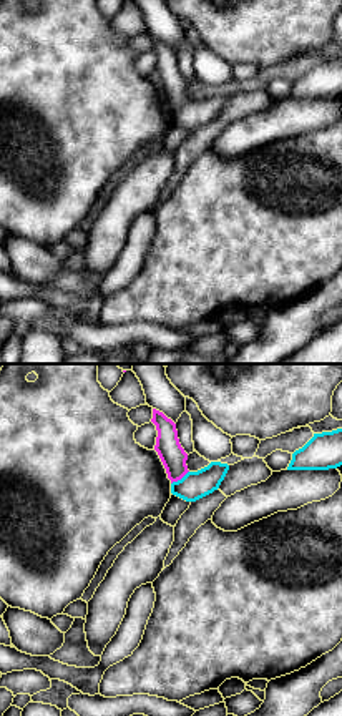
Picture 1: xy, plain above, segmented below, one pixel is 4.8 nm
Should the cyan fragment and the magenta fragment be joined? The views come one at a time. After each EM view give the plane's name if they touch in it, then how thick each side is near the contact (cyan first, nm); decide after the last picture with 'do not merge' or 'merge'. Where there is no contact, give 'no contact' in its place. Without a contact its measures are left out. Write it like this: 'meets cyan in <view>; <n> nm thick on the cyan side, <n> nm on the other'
meets cyan in xy; 140 nm thick on the cyan side, 120 nm on the other

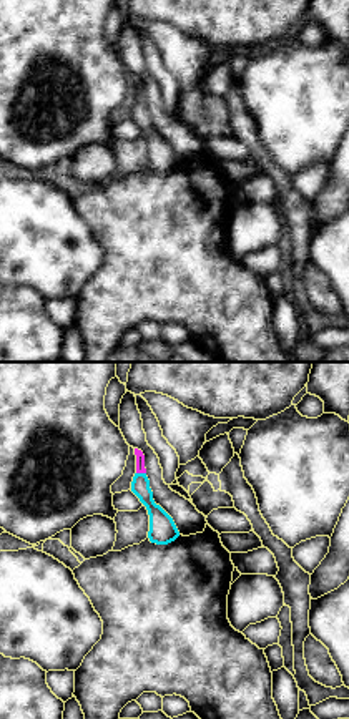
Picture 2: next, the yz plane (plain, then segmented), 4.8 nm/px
meets cyan in yz; 110 nm thick on the cyan side, 50 nm on the other

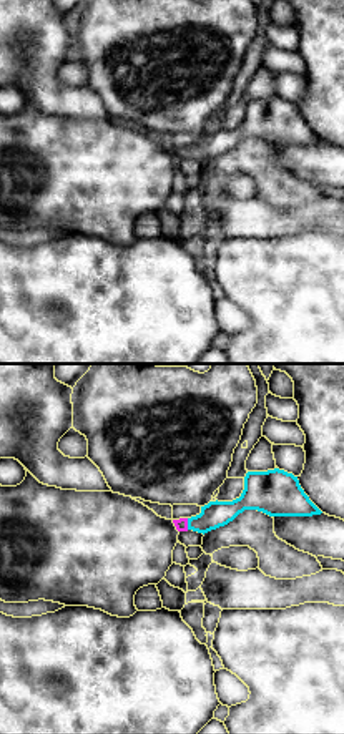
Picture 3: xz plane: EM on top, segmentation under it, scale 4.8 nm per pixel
meets cyan in xz; 130 nm thick on the cyan side, 60 nm on the other

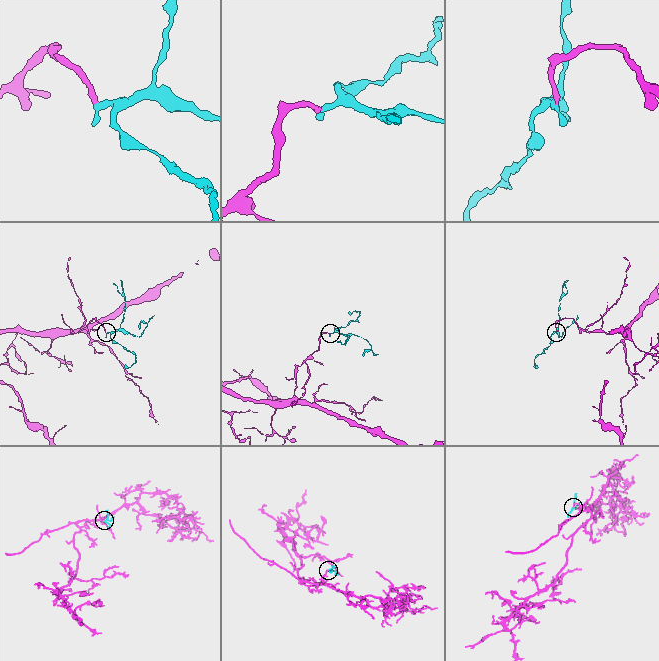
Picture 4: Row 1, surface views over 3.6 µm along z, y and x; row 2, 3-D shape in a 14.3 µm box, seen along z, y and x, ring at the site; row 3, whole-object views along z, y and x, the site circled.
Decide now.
merge

